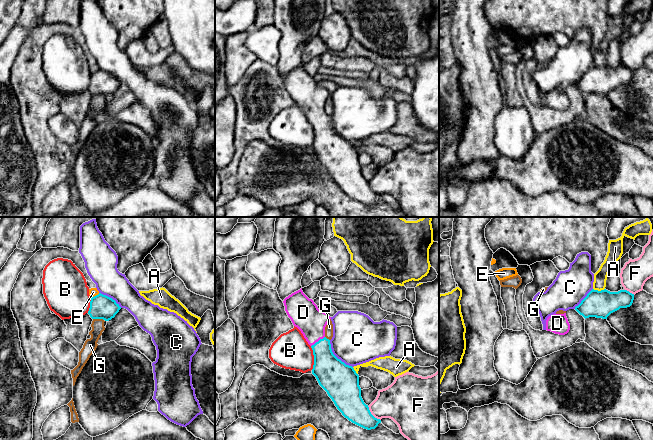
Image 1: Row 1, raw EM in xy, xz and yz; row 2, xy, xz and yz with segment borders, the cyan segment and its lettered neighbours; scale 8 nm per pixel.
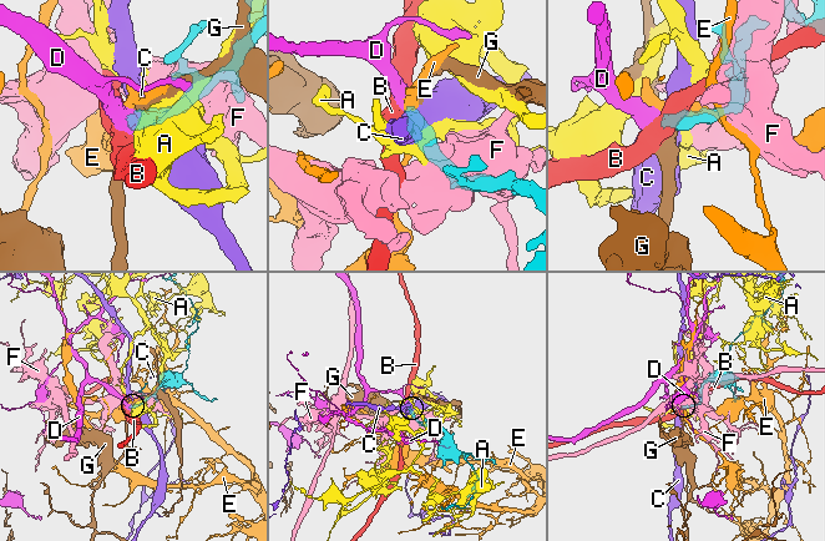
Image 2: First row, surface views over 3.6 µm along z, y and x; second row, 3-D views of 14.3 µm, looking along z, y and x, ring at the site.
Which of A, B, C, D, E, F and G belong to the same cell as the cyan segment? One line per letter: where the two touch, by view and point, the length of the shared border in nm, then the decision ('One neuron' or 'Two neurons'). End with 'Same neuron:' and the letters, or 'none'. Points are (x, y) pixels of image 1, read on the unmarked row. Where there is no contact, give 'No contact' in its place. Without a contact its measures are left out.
A: Touches cyan at yz (599, 67). Shared border 100 nm. Two neurons
B: Touches cyan at xz (314, 134). Shared border 190 nm. Two neurons
C: Touches cyan at xz (335, 132). Shared border 300 nm. Two neurons
D: Touches cyan at xz (318, 117). Shared border 140 nm. One neuron
E: Touches cyan at xy (96, 71). Shared border 80 nm. Two neurons
F: Touches cyan at xz (371, 190). Shared border 160 nm. Two neurons
G: Touches cyan at xy (98, 94). Shared border 90 nm. Two neurons
Same neuron: D

